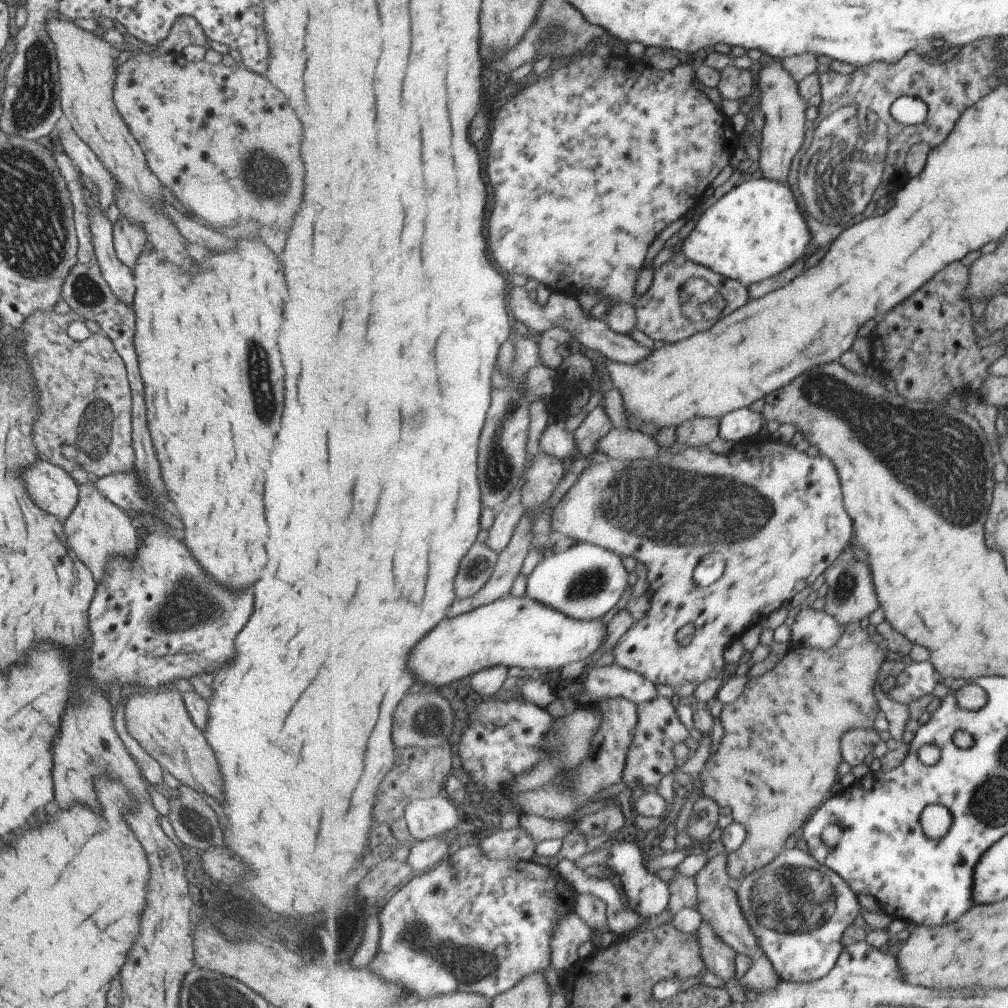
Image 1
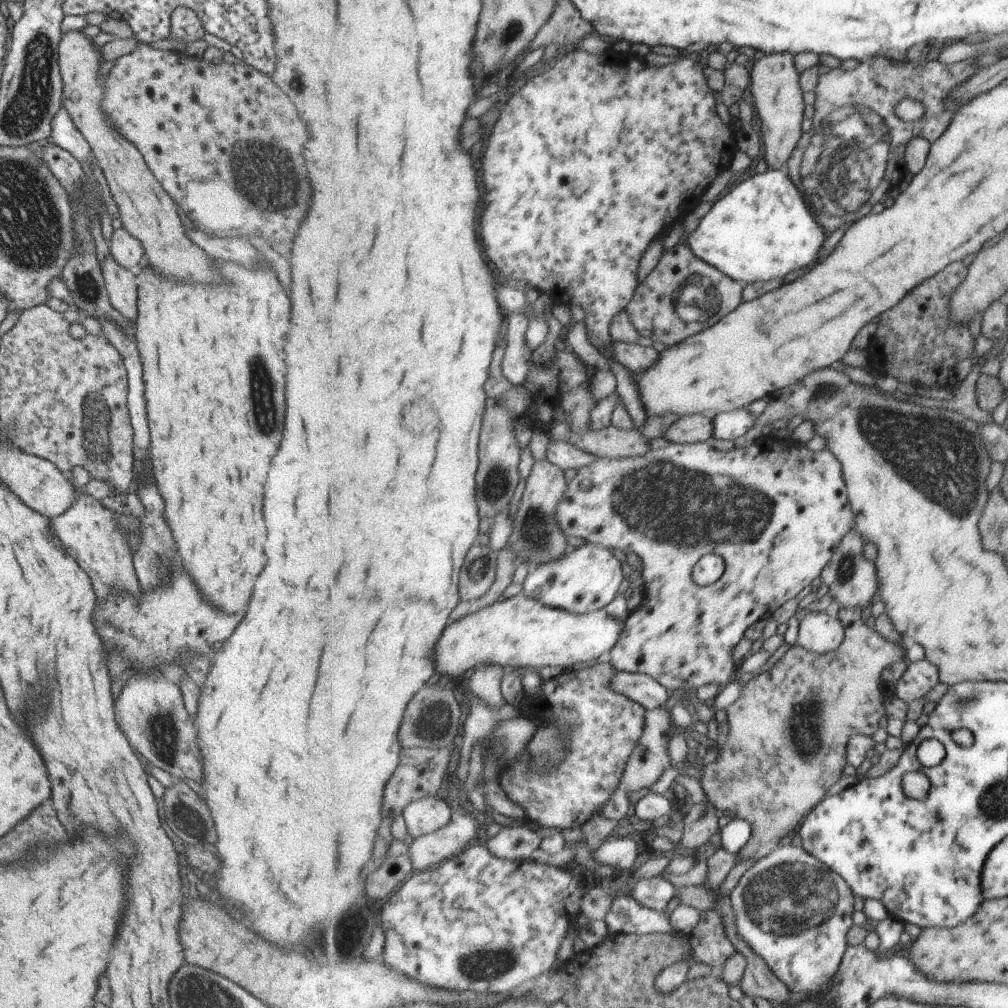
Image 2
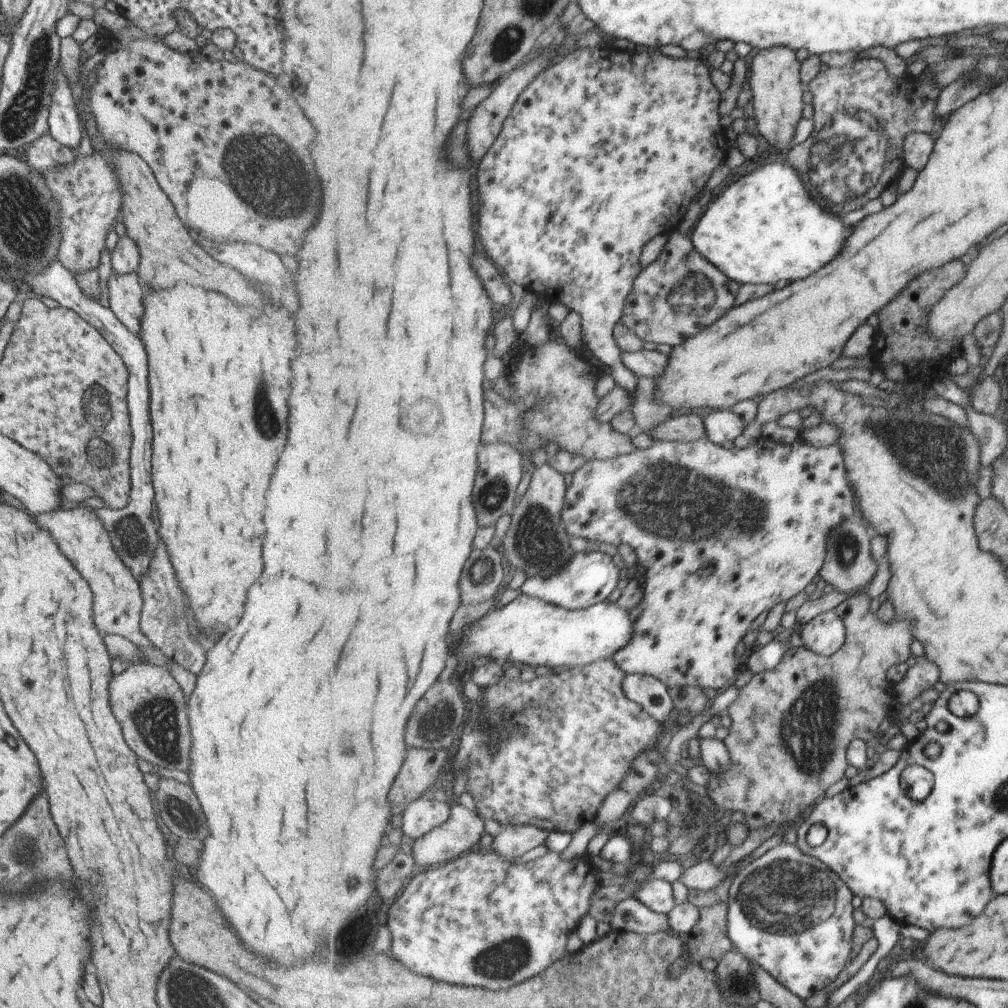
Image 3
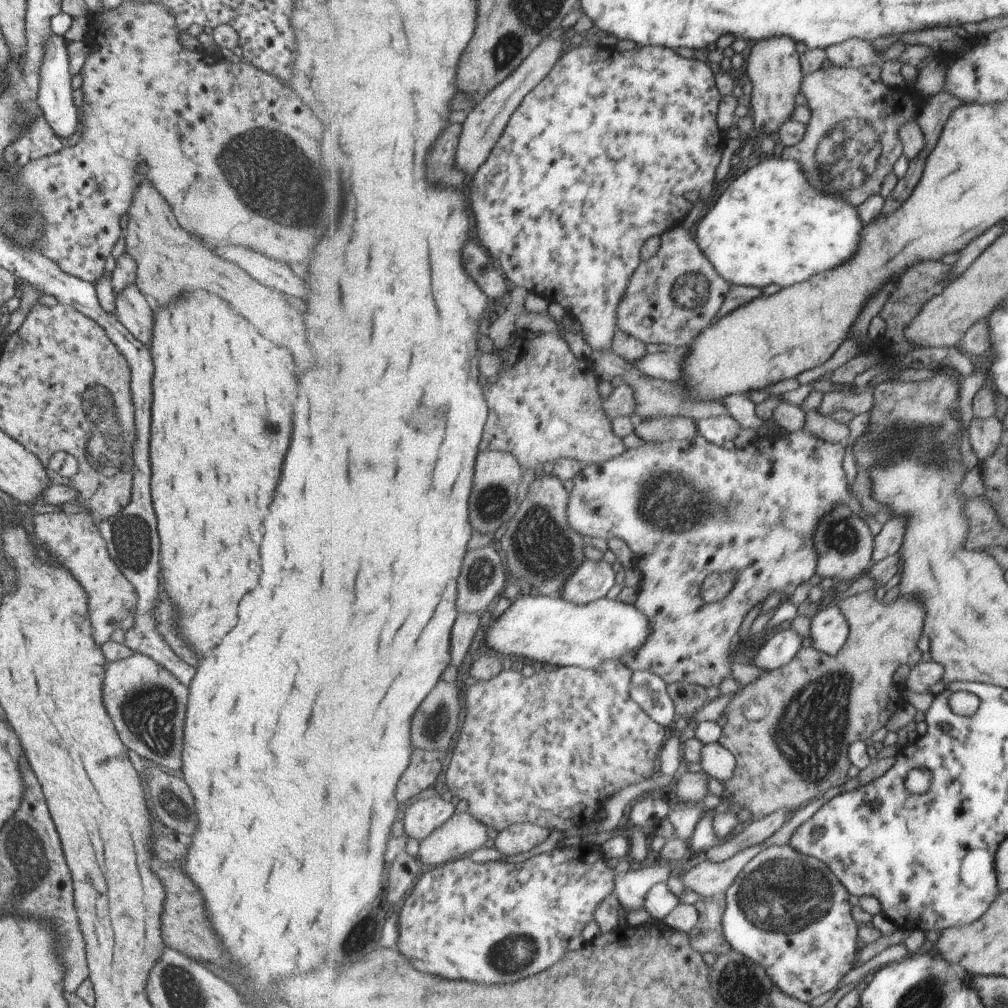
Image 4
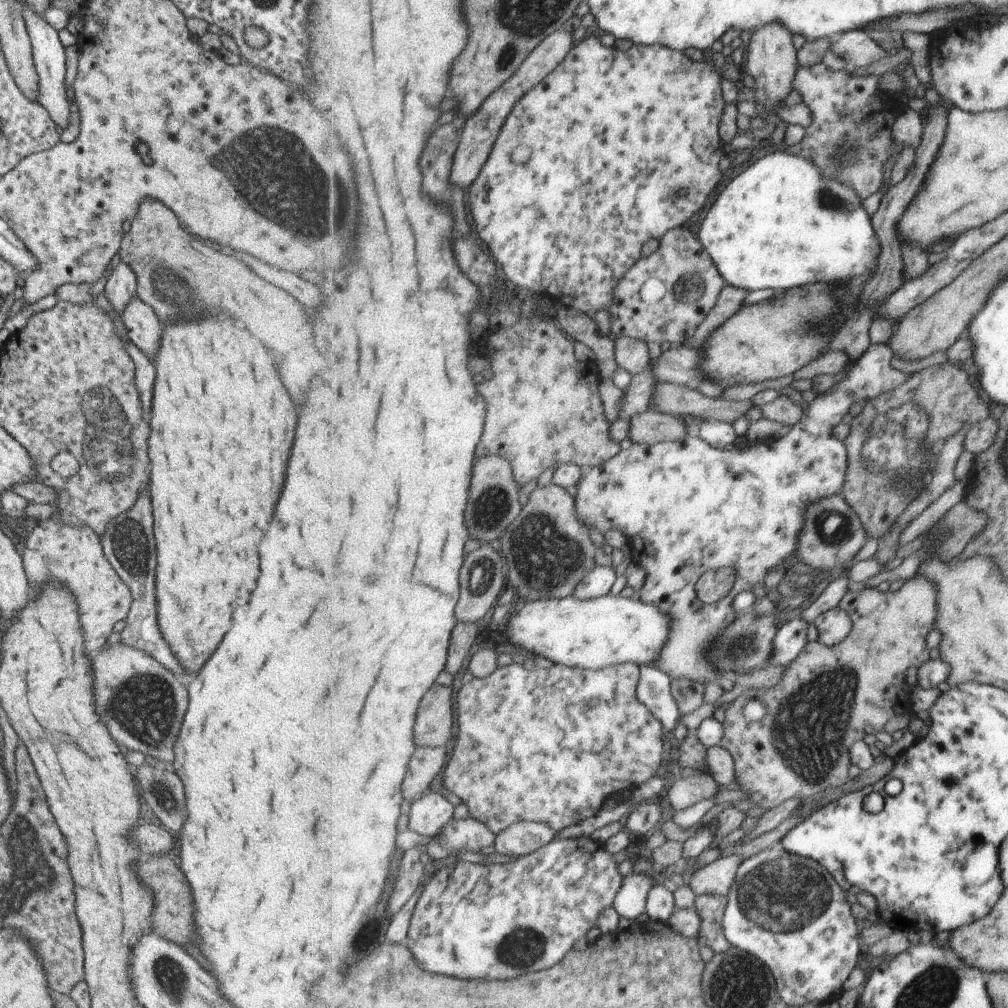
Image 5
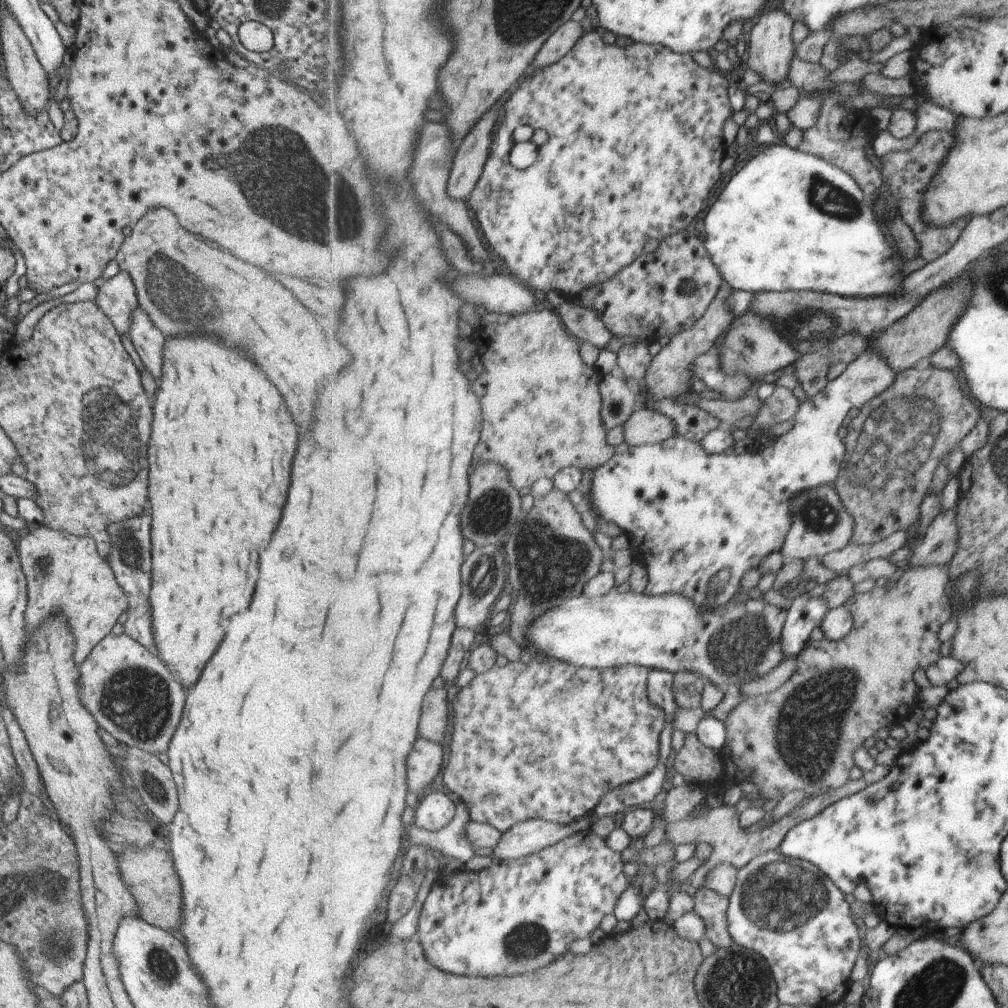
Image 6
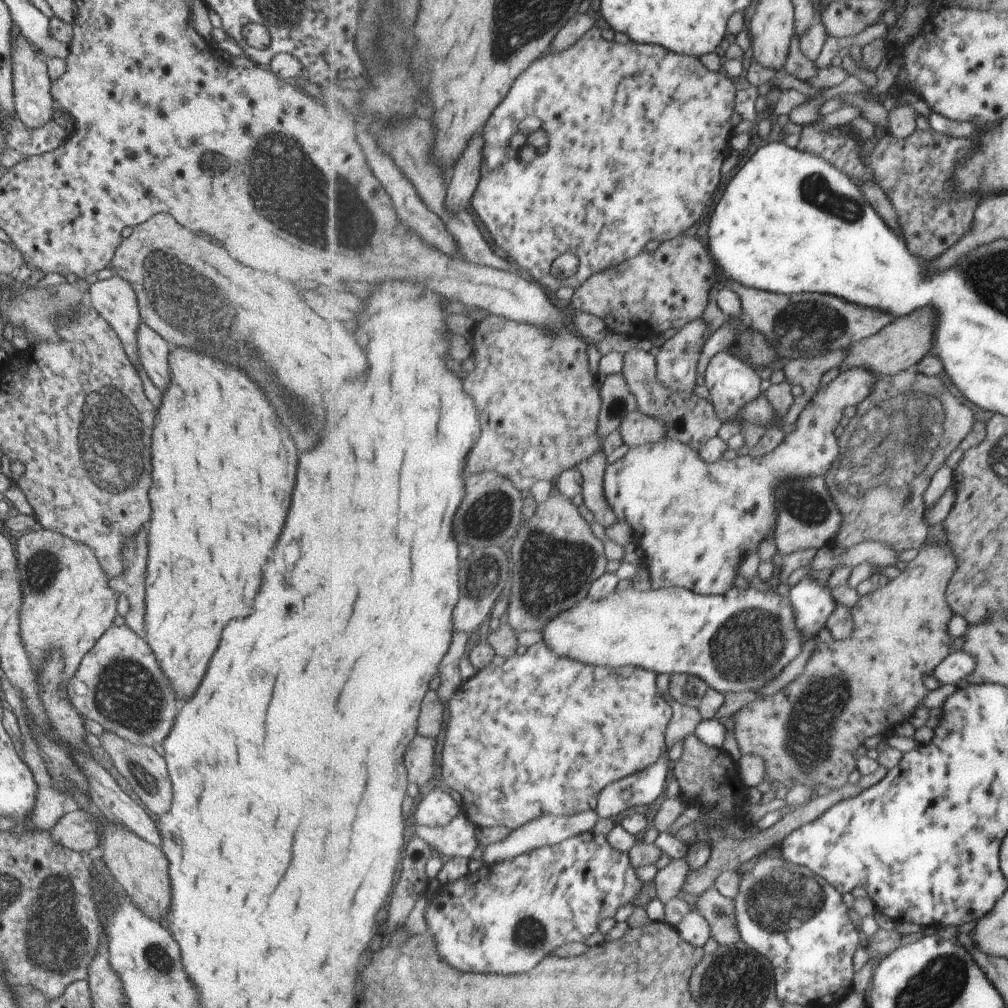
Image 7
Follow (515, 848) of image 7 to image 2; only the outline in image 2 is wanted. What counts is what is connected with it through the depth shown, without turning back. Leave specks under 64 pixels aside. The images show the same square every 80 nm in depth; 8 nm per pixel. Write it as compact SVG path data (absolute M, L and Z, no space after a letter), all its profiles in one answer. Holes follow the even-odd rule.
M522 822L505 828L487 842L487 848L497 857L512 862L527 861L543 840L532 828Z

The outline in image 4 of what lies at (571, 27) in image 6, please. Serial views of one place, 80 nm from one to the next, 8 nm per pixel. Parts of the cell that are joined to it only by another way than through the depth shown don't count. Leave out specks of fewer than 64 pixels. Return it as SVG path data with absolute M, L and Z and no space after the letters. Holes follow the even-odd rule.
M545 39L525 59L525 62L513 71L499 86L496 86L483 98L483 102L469 114L469 120L465 122L465 130L461 136L459 152L457 152L457 164L461 170L467 170L475 174L489 158L491 151L507 128L511 115L521 106L527 94L529 94L542 80L553 70L563 52L563 39Z

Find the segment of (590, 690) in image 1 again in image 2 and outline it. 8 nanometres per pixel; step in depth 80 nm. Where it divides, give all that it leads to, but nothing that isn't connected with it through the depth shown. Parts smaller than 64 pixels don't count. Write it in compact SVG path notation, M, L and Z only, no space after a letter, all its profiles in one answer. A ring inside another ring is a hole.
M615 671L610 687L619 694L628 696L646 709L665 707L667 687L657 682L652 676L643 673Z

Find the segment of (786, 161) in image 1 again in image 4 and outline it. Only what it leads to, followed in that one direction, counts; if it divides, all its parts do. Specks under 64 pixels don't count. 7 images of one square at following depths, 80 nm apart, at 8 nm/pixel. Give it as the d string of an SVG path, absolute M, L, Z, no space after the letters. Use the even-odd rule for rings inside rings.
M791 37L772 38L753 43L746 64L747 74L753 86L750 113L753 115L756 135L778 136L777 131L792 120L796 111L797 96L803 82L802 59Z

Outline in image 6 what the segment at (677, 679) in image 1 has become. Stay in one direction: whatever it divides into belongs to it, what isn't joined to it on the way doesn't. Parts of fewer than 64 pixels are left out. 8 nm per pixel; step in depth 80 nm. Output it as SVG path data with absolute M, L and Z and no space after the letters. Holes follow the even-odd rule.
M873 347L866 349L860 354L853 362L848 364L847 368L832 381L828 381L827 386L816 395L806 399L800 406L799 412L796 414L795 419L791 423L792 426L785 434L779 438L775 438L772 442L745 444L738 447L732 454L713 454L707 452L707 449L699 441L693 441L683 436L675 436L672 439L663 440L661 442L653 442L653 444L641 445L638 447L629 446L623 453L618 453L610 460L609 463L602 464L597 467L592 474L592 487L590 488L590 502L585 502L594 516L599 516L602 521L610 525L617 525L623 532L630 534L634 543L634 549L639 559L643 560L648 566L649 584L645 594L651 596L668 595L671 593L679 593L684 597L690 597L697 605L707 605L707 586L713 574L717 574L723 568L731 568L733 570L733 580L727 584L727 590L721 592L714 602L719 607L725 607L731 601L731 598L739 592L741 588L741 580L743 576L753 570L759 568L761 562L773 554L773 552L782 552L783 545L785 544L787 535L792 529L794 523L794 505L792 500L802 492L810 491L814 488L824 487L825 485L835 486L836 480L840 474L844 472L846 455L848 448L845 441L839 438L839 428L843 424L843 420L849 416L849 412L853 408L862 408L875 397L884 393L889 387L895 384L898 372L890 367L889 361L885 355L878 353Z

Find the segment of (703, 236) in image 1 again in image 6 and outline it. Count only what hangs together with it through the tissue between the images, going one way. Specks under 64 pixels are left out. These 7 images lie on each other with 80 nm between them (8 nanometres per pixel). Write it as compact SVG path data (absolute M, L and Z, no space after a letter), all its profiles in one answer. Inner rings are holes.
M769 144L765 150L755 155L740 171L733 175L721 191L719 200L713 203L713 208L708 210L704 218L704 230L706 232L706 247L711 253L715 264L723 273L725 282L729 283L736 290L752 291L760 293L765 291L787 292L787 290L823 290L843 296L879 296L879 294L902 295L902 288L905 287L905 278L901 274L901 256L895 258L895 250L887 242L883 230L868 197L858 182L847 174L842 168L837 168L825 159L804 153L789 146Z

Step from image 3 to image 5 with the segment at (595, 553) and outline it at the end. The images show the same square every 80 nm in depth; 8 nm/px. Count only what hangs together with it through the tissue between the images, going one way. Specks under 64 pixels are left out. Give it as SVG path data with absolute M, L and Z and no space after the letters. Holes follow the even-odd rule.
M595 566L588 570L575 587L573 596L581 600L598 599L608 595L617 582L618 573L610 566Z

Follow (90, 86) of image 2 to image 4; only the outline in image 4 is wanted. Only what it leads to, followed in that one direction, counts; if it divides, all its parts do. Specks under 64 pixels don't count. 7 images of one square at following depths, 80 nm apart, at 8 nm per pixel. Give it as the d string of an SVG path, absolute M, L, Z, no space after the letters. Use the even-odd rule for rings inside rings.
M143 179L132 192L129 211L127 215L126 235L124 240L124 252L127 253L135 261L136 278L134 283L139 292L147 298L152 306L162 307L173 296L179 296L179 292L187 292L187 290L207 290L217 294L229 308L235 308L235 312L243 312L243 316L247 316L247 312L251 312L251 318L257 318L257 332L263 336L271 336L271 340L279 340L283 344L287 344L287 348L291 348L295 364L299 370L307 368L309 362L309 346L303 340L303 322L299 312L295 312L291 306L285 304L281 294L269 292L267 288L263 288L261 284L257 284L255 280L251 280L243 270L239 270L237 266L219 260L215 254L211 254L207 248L203 248L199 244L199 240L195 236L189 236L189 233L180 225L180 219L175 215L169 207L168 202L156 191L156 188Z

